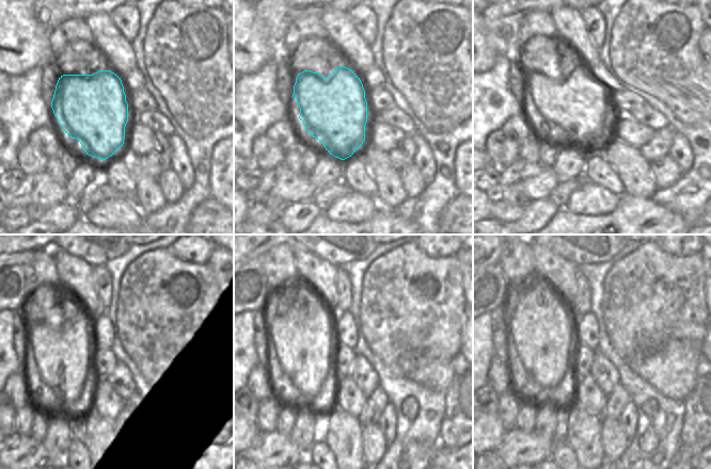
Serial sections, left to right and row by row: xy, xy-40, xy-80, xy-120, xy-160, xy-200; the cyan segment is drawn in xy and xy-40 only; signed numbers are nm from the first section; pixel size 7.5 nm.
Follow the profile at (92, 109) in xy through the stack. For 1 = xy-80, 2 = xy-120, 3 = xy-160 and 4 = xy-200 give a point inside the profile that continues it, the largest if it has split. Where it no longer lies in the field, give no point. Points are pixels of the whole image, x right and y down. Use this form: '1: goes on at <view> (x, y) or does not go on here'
1: goes on at xy-80 (572, 106)
2: goes on at xy-120 (66, 349)
3: goes on at xy-160 (302, 337)
4: goes on at xy-200 (540, 334)

